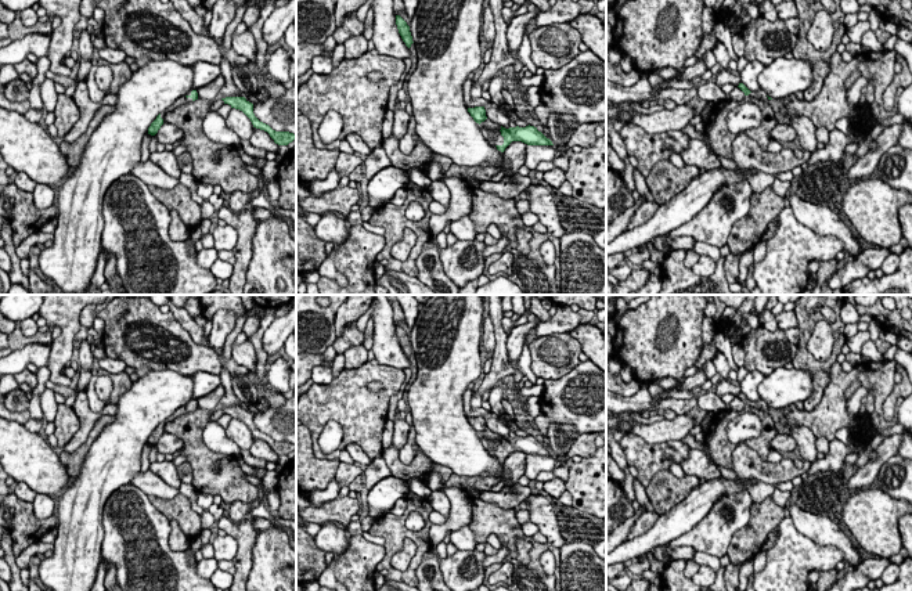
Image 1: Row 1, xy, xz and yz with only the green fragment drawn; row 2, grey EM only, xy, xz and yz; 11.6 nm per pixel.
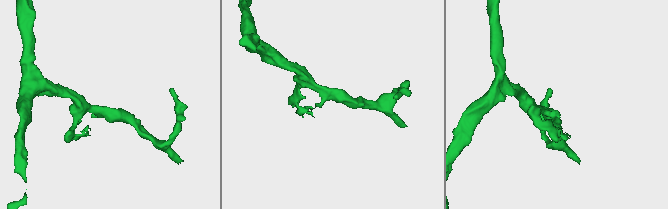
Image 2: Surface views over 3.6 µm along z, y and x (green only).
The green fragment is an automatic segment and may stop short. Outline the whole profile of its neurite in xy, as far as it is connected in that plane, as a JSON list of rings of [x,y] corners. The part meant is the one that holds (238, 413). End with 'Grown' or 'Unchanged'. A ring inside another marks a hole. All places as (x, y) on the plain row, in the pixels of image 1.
[[[226,407],[221,410],[231,418],[242,421],[250,429],[253,437],[267,442],[275,454],[288,455],[296,450],[296,444],[289,442],[275,442],[268,435],[260,432],[253,424],[253,414],[249,412],[245,407]]]. Unchanged

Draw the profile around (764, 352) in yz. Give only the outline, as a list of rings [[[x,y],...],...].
[[[761,324],[745,335],[739,345],[745,352],[743,367],[747,372],[758,371],[764,376],[792,363],[799,353],[799,345],[790,343],[782,329],[769,332]]]

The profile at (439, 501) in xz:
[[[432,491],[432,494],[428,497],[428,501],[430,502],[433,511],[440,512],[446,516],[446,519],[450,516],[450,500],[448,497],[441,491]]]

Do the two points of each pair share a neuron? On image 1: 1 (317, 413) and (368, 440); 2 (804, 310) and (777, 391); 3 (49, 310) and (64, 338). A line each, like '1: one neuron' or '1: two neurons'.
1: one neuron
2: two neurons
3: one neuron

